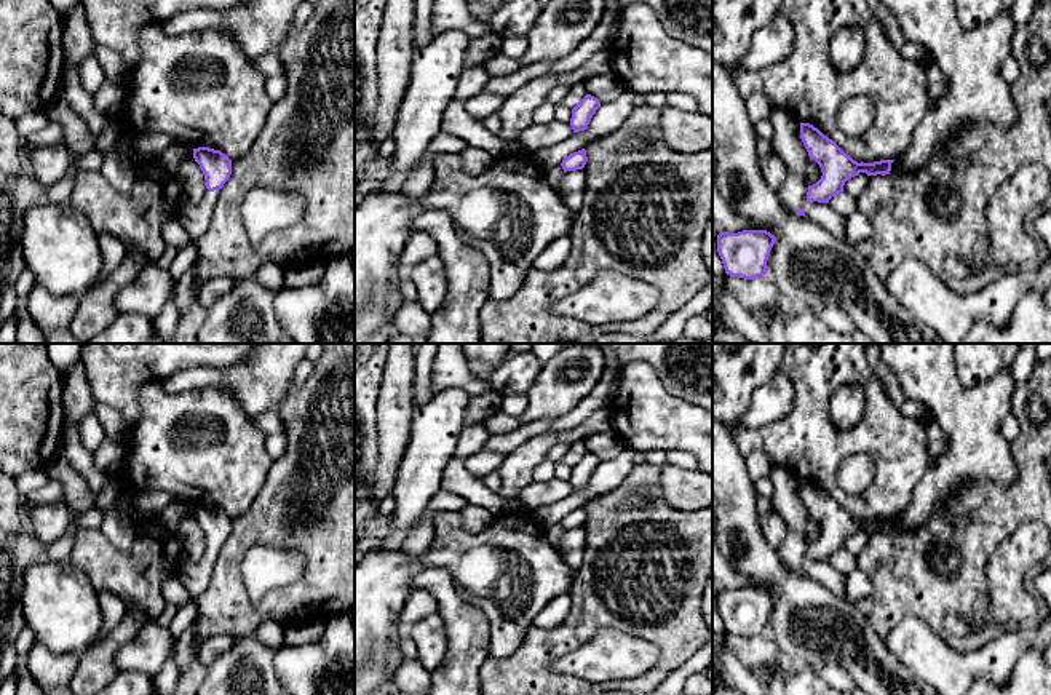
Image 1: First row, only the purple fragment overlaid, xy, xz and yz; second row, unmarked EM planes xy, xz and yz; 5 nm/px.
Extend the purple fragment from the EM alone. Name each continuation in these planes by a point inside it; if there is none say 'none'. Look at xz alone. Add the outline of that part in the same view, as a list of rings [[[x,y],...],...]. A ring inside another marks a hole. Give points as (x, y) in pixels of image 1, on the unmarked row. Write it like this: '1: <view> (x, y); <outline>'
none

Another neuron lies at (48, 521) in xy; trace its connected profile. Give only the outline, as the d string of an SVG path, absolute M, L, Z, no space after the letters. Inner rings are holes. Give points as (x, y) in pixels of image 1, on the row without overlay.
M62 498L45 502L30 510L27 527L29 532L46 548L72 529L70 510Z

